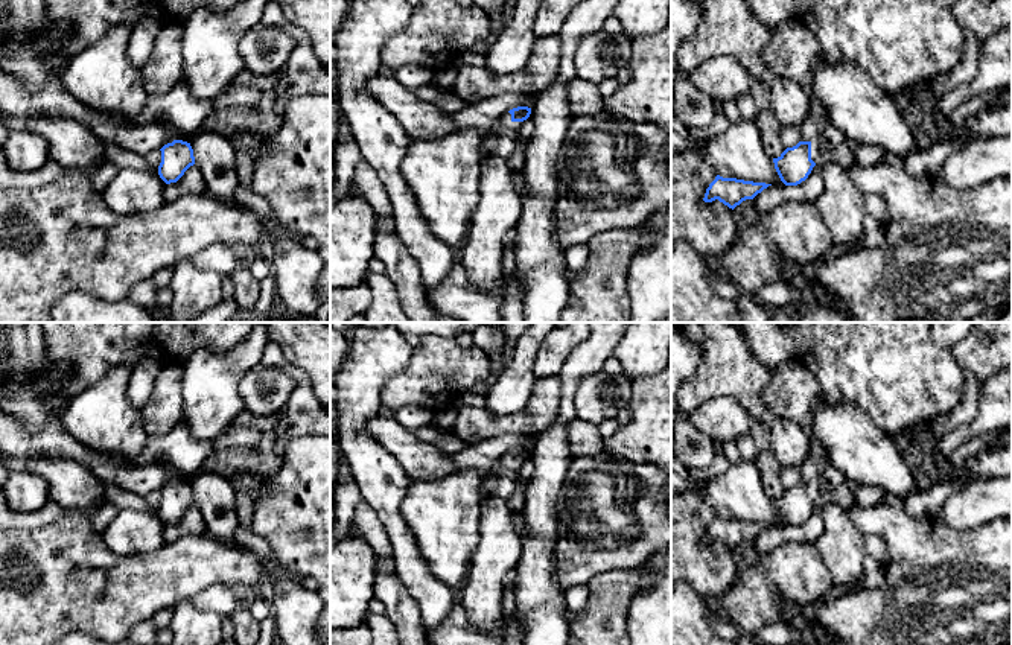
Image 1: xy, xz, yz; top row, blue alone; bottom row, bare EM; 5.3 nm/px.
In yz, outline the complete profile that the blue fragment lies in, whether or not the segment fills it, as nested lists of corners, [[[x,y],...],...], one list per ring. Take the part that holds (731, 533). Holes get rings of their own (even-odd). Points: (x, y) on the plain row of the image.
[[[720,516],[709,525],[706,529],[705,543],[712,543],[718,540],[729,549],[735,549],[746,540],[753,540],[758,534],[767,529],[772,525],[753,523],[737,519],[723,519]]]

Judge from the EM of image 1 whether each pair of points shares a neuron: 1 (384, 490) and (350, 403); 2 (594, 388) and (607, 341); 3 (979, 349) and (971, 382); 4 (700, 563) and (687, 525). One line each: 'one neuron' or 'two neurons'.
1: one neuron
2: two neurons
3: two neurons
4: one neuron

